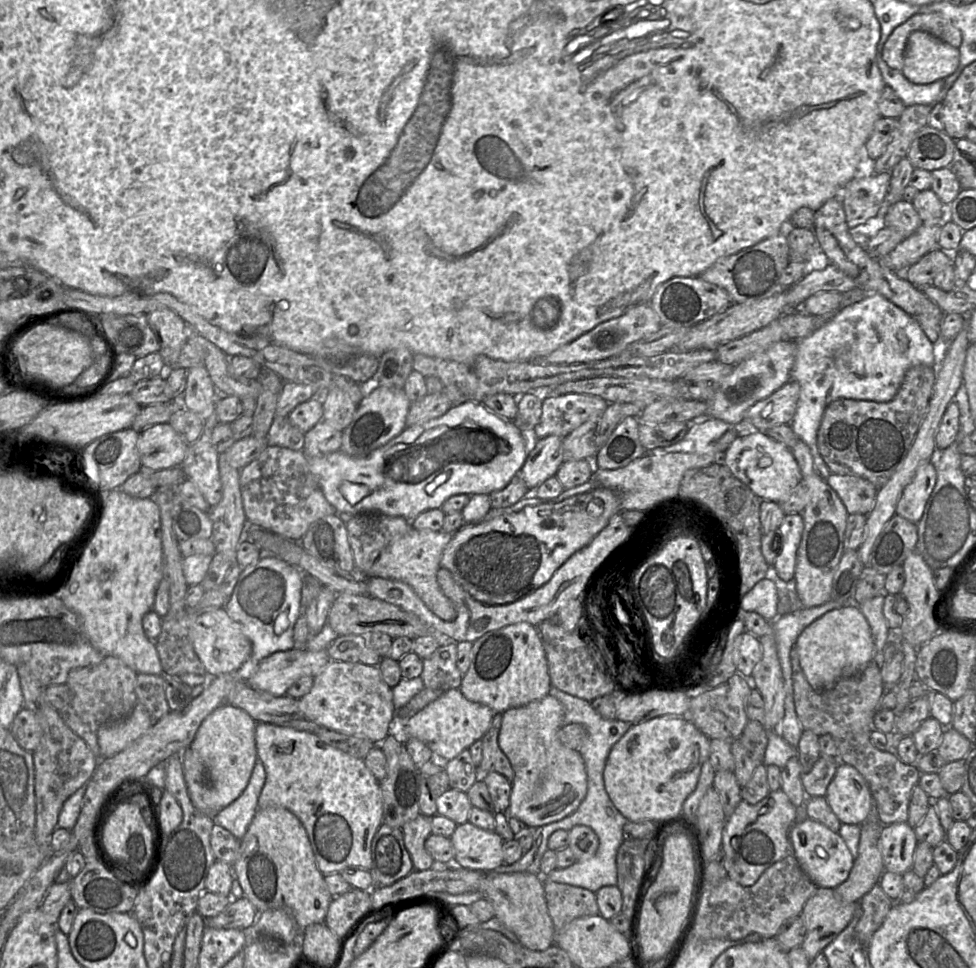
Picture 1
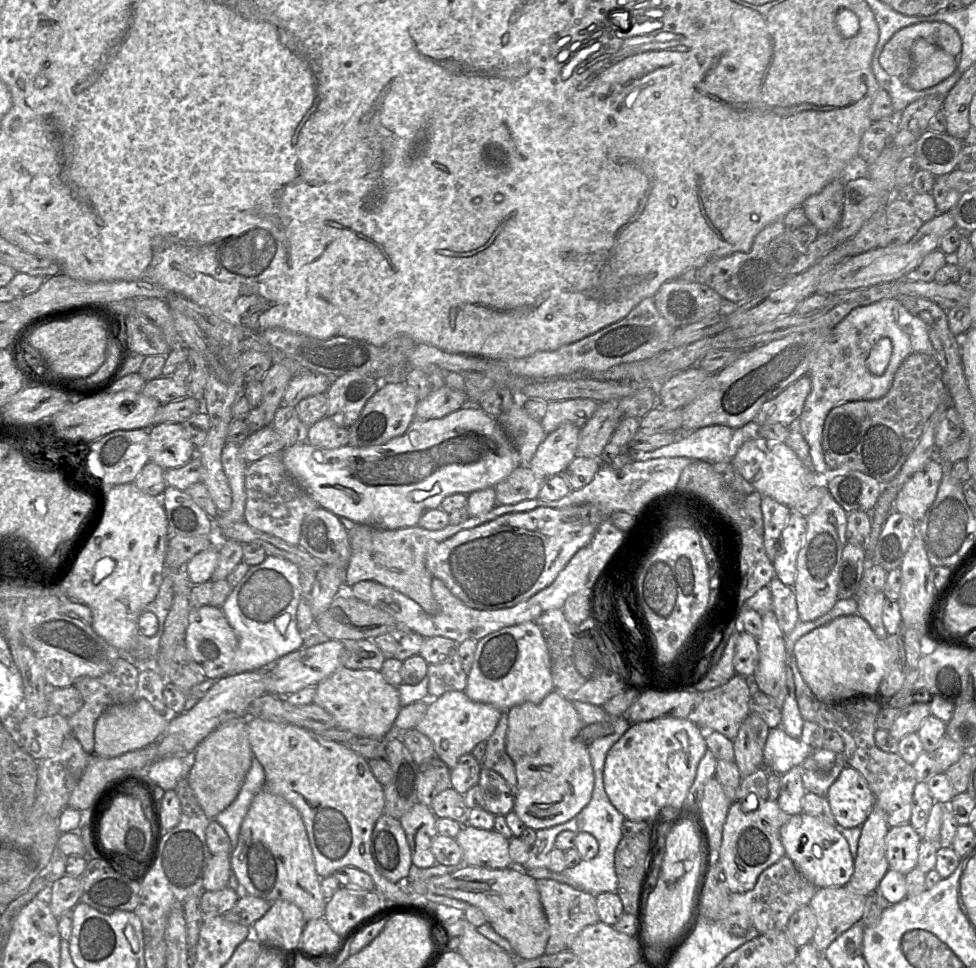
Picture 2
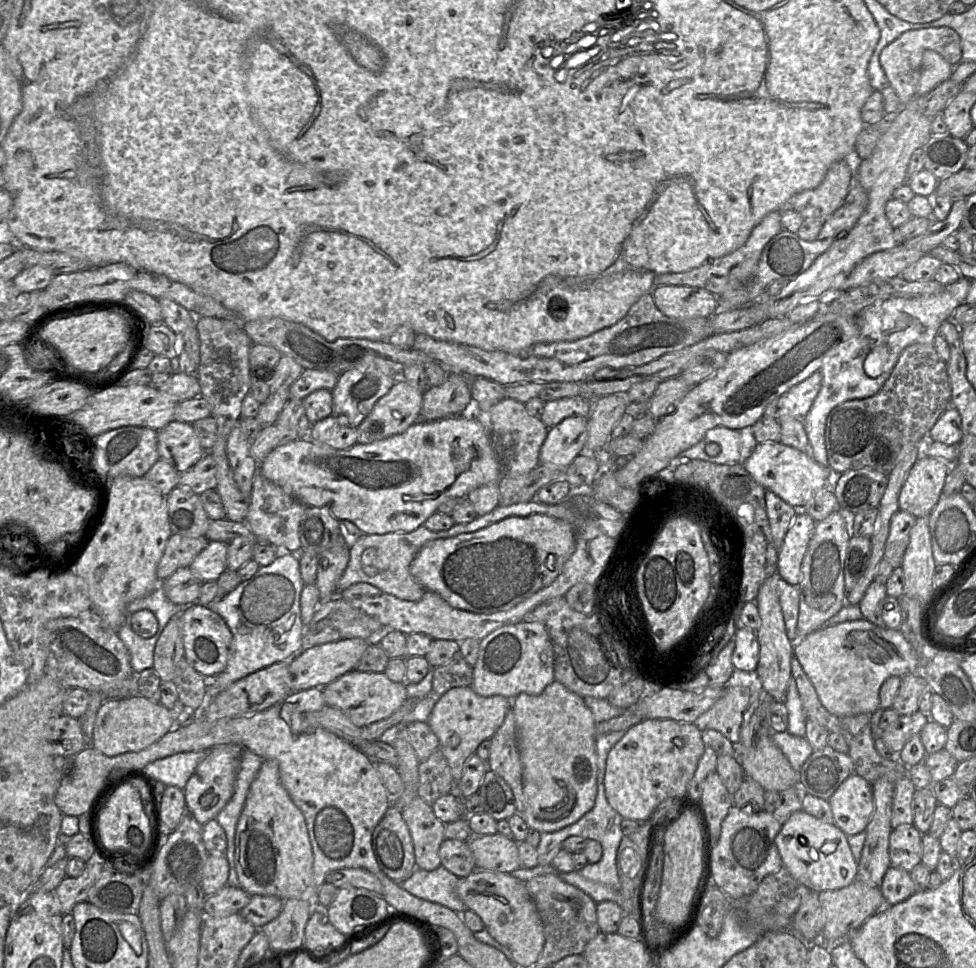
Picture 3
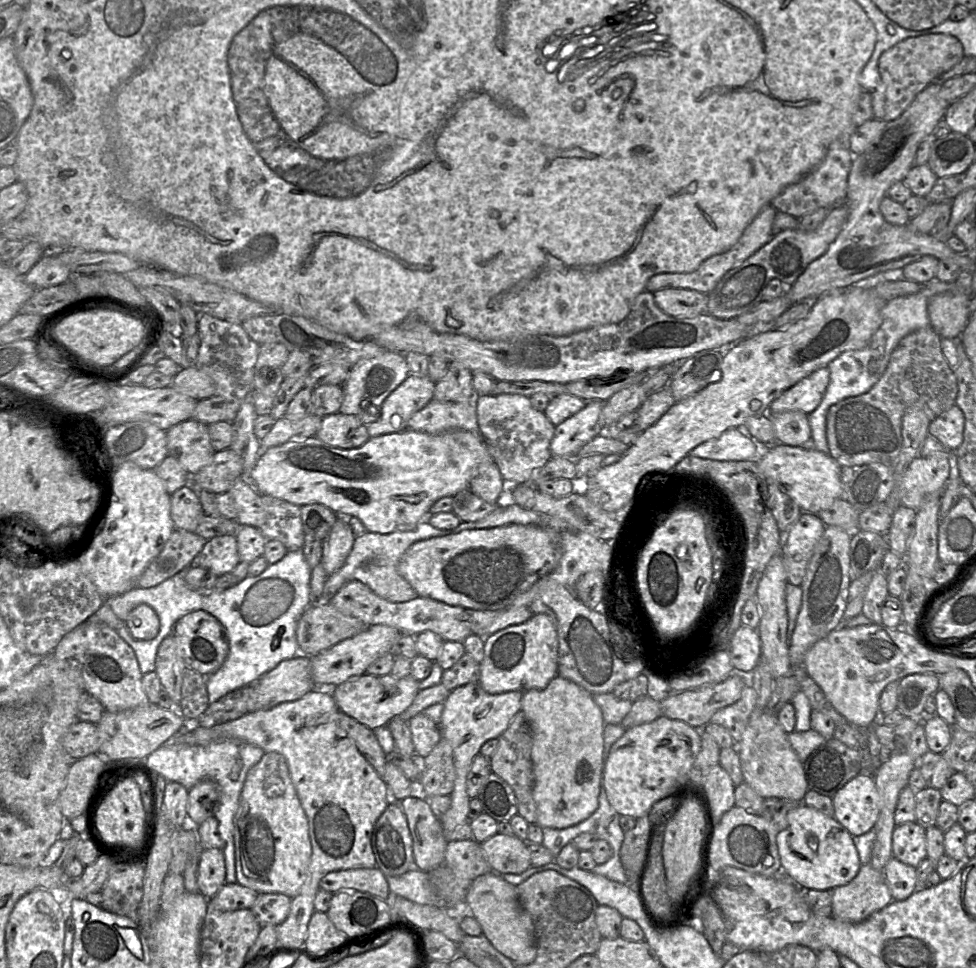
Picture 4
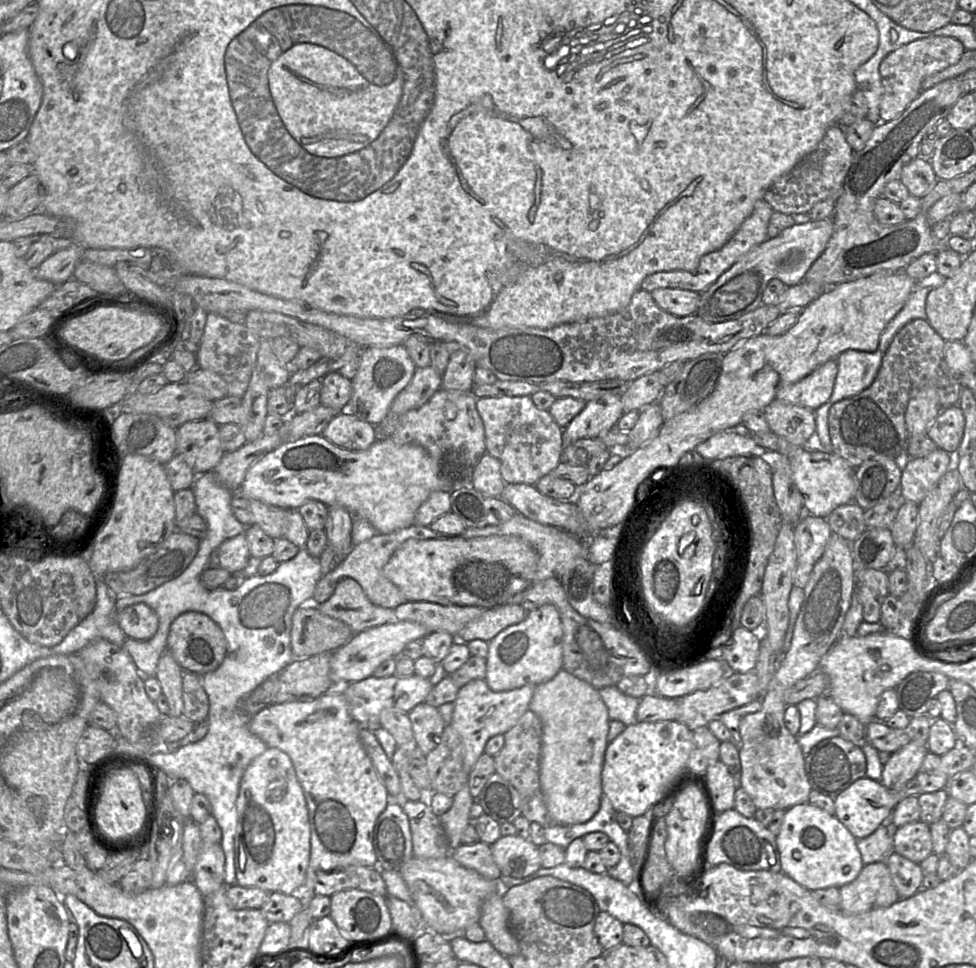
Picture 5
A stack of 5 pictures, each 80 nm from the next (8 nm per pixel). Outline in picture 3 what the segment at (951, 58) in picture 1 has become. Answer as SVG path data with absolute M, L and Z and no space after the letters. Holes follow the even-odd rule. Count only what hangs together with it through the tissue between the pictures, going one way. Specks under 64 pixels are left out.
M926 50L922 59L921 77L917 87L917 96L933 91L938 85L951 78L954 67L940 54Z

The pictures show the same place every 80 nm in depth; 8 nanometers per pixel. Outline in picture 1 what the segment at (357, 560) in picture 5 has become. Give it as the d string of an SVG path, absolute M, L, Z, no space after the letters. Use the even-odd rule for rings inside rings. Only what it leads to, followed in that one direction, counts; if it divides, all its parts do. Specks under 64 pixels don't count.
M411 530L399 538L379 555L364 577L380 577L394 579L410 585L421 598L427 608L443 620L453 620L457 611L453 602L444 594L438 581L437 572L441 568L440 562L443 551L452 540L454 533L431 530Z

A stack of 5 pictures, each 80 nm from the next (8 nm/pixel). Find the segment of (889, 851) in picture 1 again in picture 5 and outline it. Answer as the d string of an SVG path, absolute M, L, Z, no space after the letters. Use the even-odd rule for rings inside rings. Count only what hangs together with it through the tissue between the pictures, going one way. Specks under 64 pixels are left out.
M920 820L894 829L893 840L894 851L917 864L933 853L930 826Z

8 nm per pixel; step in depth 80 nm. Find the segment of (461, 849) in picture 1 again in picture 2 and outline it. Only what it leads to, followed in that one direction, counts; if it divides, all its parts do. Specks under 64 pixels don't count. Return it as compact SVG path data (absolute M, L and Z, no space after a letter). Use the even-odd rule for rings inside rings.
M464 824L455 840L462 849L464 865L491 869L513 866L509 854L509 840L495 830Z

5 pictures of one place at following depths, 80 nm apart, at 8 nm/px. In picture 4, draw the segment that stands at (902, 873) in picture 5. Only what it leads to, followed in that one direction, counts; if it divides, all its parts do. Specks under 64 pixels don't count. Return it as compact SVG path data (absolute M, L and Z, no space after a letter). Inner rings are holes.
M895 857L886 864L884 877L895 901L903 901L917 890L916 868Z

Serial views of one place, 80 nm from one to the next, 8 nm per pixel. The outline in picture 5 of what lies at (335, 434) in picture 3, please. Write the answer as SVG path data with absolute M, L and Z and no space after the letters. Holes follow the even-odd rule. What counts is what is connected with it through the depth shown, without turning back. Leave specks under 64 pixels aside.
M339 413L323 430L322 436L350 451L363 451L376 441L375 425L356 415Z

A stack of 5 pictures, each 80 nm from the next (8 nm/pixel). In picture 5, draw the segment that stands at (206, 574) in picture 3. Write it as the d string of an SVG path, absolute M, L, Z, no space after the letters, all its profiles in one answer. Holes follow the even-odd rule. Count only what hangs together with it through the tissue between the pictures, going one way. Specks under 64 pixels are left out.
M244 533L225 540L210 556L210 567L222 568L231 574L239 573L251 557Z

